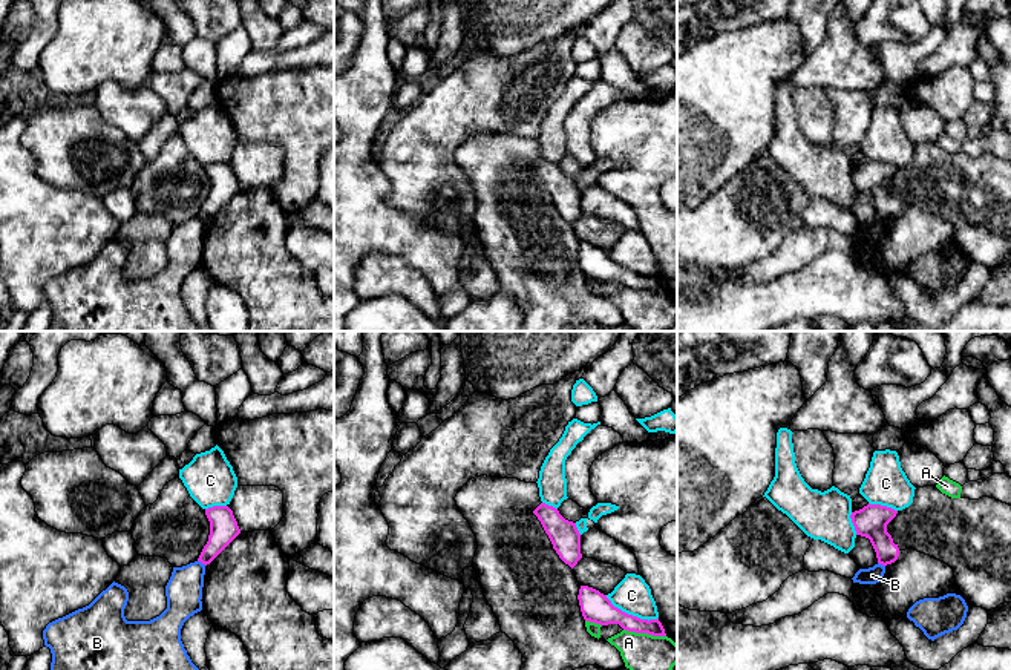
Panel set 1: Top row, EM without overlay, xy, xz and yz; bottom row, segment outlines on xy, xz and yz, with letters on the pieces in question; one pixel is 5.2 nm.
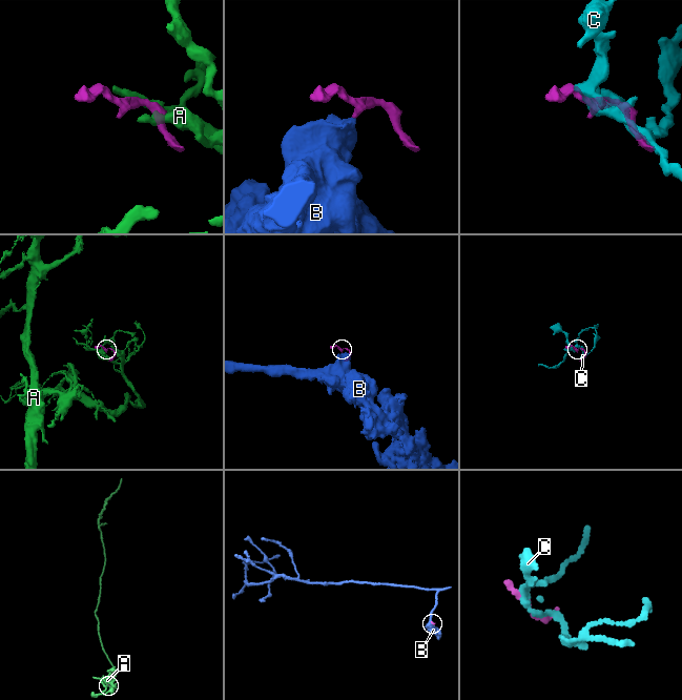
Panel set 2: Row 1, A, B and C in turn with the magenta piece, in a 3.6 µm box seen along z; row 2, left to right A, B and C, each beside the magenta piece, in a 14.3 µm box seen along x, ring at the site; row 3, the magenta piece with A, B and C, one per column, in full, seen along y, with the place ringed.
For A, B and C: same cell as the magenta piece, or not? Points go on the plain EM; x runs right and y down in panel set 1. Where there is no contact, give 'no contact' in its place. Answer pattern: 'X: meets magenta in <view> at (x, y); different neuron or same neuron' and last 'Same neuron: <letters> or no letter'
A: meets magenta in xz at (645, 289); different neuron
B: meets magenta in xy at (202, 220); different neuron
C: meets magenta in xz at (631, 272); different neuron
Same neuron: no letter

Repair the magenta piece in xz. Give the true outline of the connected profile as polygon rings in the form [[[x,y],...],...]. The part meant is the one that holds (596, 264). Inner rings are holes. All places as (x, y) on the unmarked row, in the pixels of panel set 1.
[[[581,242],[579,262],[585,278],[600,282],[619,281],[623,287],[636,290],[648,290],[653,293],[666,293],[662,279],[657,276],[640,276],[614,264],[607,251],[599,247]]]

